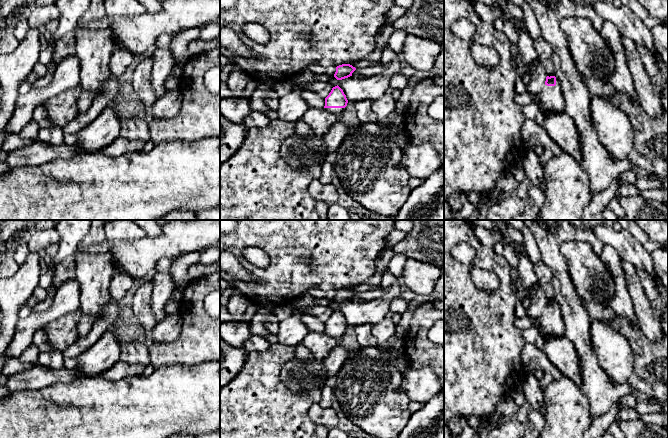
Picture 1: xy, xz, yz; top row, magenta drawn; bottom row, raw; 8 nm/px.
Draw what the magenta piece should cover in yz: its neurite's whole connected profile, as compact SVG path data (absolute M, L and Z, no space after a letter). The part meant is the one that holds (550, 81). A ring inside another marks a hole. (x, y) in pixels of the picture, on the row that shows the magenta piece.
M547 76L543 86L539 107L543 113L564 112L565 102L559 85L559 80L555 76Z

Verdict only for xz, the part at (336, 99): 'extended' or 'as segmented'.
extended

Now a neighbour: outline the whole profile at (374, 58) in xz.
M376 46L375 50L366 58L351 63L356 69L368 68L380 62L384 48Z

